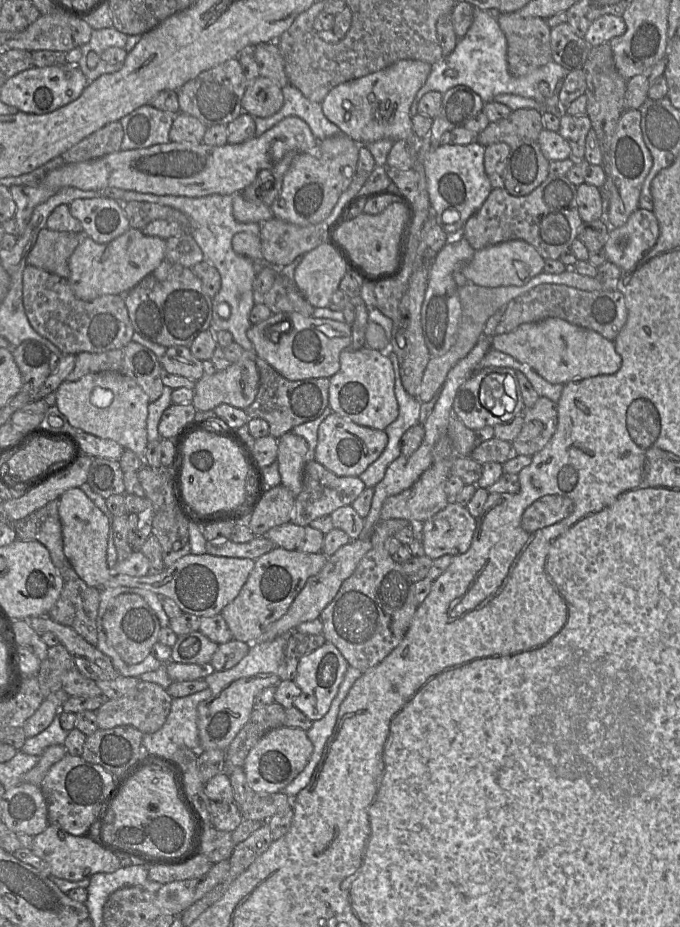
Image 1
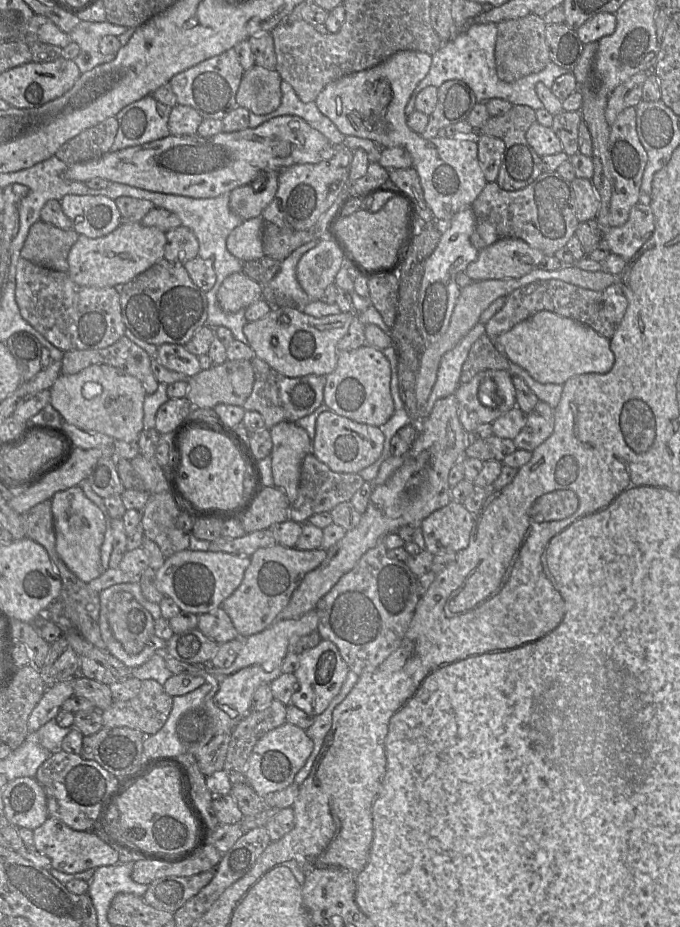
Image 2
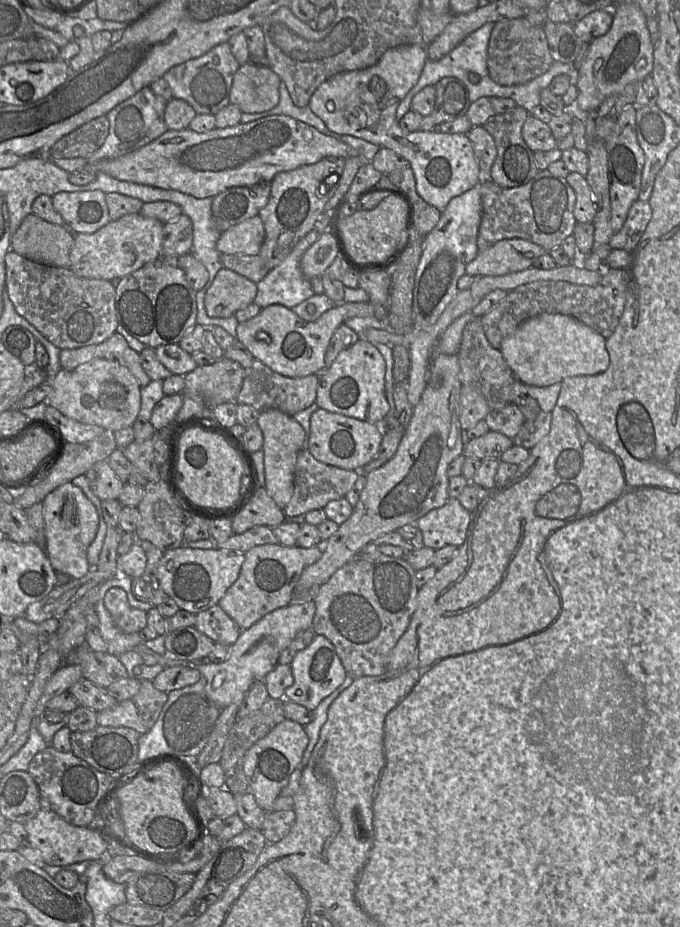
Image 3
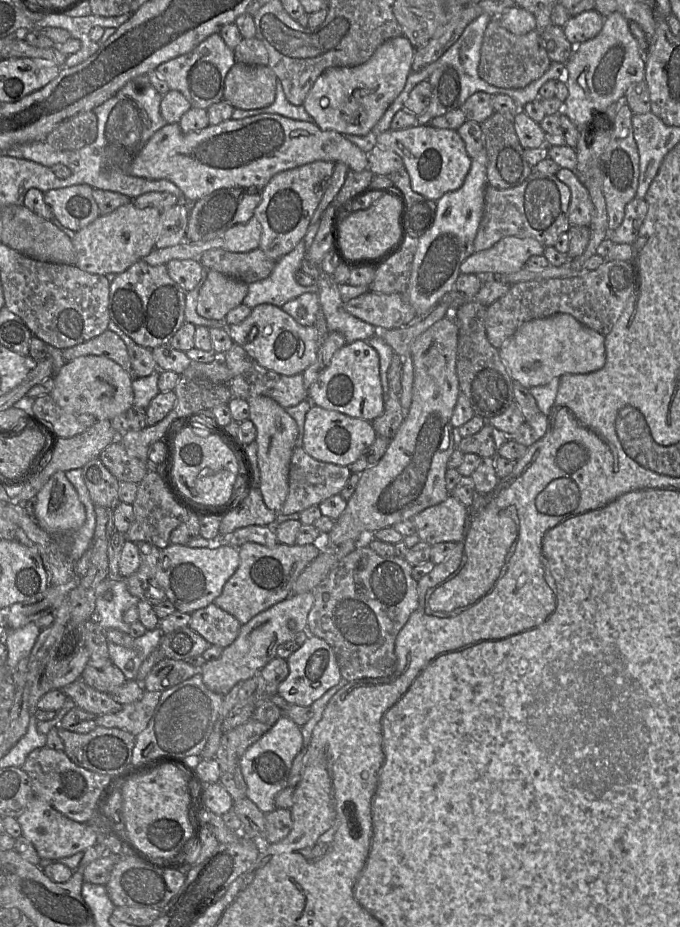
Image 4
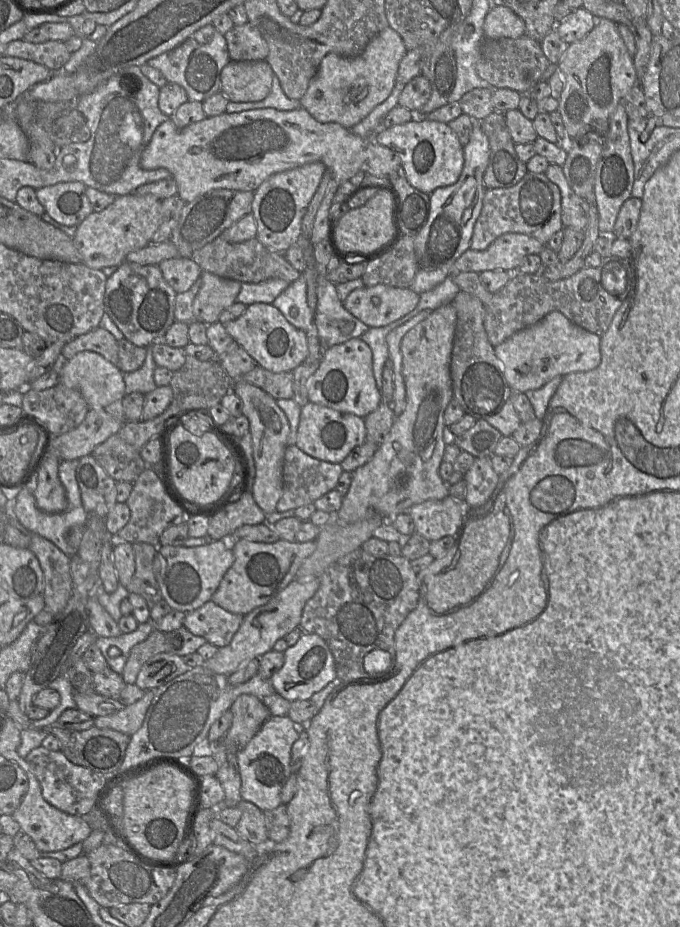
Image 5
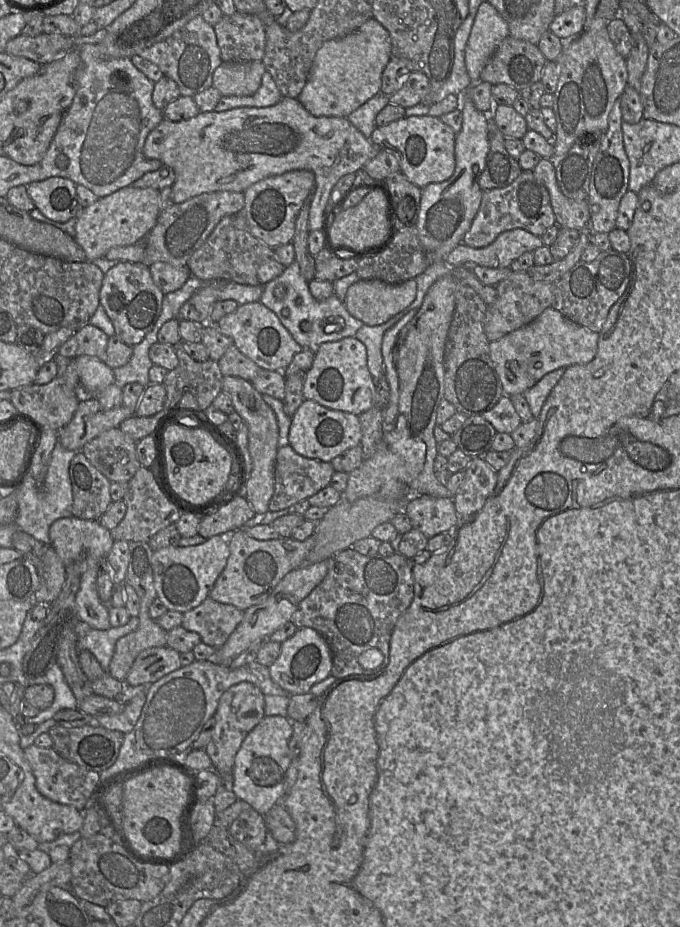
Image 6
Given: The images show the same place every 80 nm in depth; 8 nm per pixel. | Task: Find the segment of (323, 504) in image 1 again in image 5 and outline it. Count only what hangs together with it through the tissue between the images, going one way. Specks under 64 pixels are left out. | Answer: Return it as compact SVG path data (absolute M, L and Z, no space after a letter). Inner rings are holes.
M288 445L283 464L283 493L276 505L276 512L295 510L313 503L329 491L335 490L343 471L339 463L319 460L306 454L296 445Z

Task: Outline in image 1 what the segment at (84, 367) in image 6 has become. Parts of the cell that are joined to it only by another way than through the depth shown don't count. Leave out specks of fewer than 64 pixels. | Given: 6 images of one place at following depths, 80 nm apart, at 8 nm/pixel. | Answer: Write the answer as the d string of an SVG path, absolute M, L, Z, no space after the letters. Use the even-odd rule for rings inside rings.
M117 372L89 373L77 381L65 380L55 391L56 406L74 428L117 442L137 454L145 464L146 421L149 399L130 377Z

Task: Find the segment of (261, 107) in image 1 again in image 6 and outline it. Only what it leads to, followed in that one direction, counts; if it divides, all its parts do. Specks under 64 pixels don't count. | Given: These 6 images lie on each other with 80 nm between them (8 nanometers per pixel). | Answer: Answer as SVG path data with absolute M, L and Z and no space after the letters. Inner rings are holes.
M222 62L213 73L213 87L223 96L251 96L261 85L266 72L263 62Z

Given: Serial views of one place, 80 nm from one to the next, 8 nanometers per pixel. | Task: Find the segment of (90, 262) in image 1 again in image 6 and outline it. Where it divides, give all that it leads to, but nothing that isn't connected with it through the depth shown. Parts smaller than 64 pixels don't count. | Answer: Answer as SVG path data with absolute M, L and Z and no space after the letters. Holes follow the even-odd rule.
M123 187L99 198L77 213L75 241L84 250L87 261L104 258L109 249L130 246L146 239L160 213L160 191L153 188Z

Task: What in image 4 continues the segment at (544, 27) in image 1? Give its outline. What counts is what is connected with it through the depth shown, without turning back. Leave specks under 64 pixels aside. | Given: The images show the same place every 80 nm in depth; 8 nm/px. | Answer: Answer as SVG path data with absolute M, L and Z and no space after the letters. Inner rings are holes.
M492 19L488 24L478 65L479 76L487 83L499 88L524 88L540 78L551 63L542 34L535 30L522 35L513 34L504 28L498 19Z

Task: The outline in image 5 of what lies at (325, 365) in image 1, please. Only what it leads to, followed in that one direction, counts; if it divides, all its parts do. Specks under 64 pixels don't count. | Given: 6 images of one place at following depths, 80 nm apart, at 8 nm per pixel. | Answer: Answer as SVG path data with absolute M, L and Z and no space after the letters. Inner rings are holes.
M378 284L353 290L344 301L344 307L369 327L382 327L414 310L419 298L411 287ZM253 303L237 319L224 325L227 333L257 363L272 372L292 372L307 358L308 339L305 331L293 326L283 313L272 304Z

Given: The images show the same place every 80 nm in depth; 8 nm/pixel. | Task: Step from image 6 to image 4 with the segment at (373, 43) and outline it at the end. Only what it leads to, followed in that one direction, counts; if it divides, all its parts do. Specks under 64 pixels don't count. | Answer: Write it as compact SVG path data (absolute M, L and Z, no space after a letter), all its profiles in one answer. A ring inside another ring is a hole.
M405 36L388 39L365 63L326 69L309 90L303 106L324 130L341 134L367 135L403 91L412 72L415 47Z

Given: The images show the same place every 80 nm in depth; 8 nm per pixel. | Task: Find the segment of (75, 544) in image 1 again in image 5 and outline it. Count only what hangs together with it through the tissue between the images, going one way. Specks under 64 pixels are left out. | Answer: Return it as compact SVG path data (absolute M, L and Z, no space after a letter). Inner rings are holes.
M49 448L36 476L36 506L46 513L60 513L68 506L65 489L58 475L59 463L59 458Z

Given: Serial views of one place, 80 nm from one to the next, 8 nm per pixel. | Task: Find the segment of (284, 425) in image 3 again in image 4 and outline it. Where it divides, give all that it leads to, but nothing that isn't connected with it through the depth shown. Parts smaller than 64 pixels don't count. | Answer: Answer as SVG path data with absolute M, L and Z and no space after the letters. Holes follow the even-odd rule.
M253 396L248 400L250 409L249 420L256 428L257 460L260 471L259 490L265 505L276 513L287 498L289 469L293 450L298 438L298 425L280 404L267 396Z

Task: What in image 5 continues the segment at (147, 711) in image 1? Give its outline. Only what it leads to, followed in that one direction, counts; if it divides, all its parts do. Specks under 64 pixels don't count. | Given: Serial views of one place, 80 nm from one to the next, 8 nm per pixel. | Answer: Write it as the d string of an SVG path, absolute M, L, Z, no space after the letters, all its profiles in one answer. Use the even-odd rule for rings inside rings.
M146 690L142 698L124 706L122 710L111 715L94 717L94 726L131 736L141 727L153 697L154 690Z

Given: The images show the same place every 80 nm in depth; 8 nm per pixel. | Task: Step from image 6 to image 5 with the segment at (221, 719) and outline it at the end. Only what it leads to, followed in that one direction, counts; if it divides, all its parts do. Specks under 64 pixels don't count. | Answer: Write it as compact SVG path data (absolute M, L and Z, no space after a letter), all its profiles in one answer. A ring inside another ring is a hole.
M250 694L239 695L229 710L233 715L231 726L218 743L238 753L245 748L270 714L263 702Z

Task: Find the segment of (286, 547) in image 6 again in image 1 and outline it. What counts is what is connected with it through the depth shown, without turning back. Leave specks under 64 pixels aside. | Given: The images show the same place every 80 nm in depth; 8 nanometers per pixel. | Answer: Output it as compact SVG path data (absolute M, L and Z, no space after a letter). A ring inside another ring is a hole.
M274 547L257 558L239 594L221 611L232 638L250 645L264 642L261 635L288 611L307 580L322 570L327 559L322 551L304 553L297 549L286 550L280 547Z

